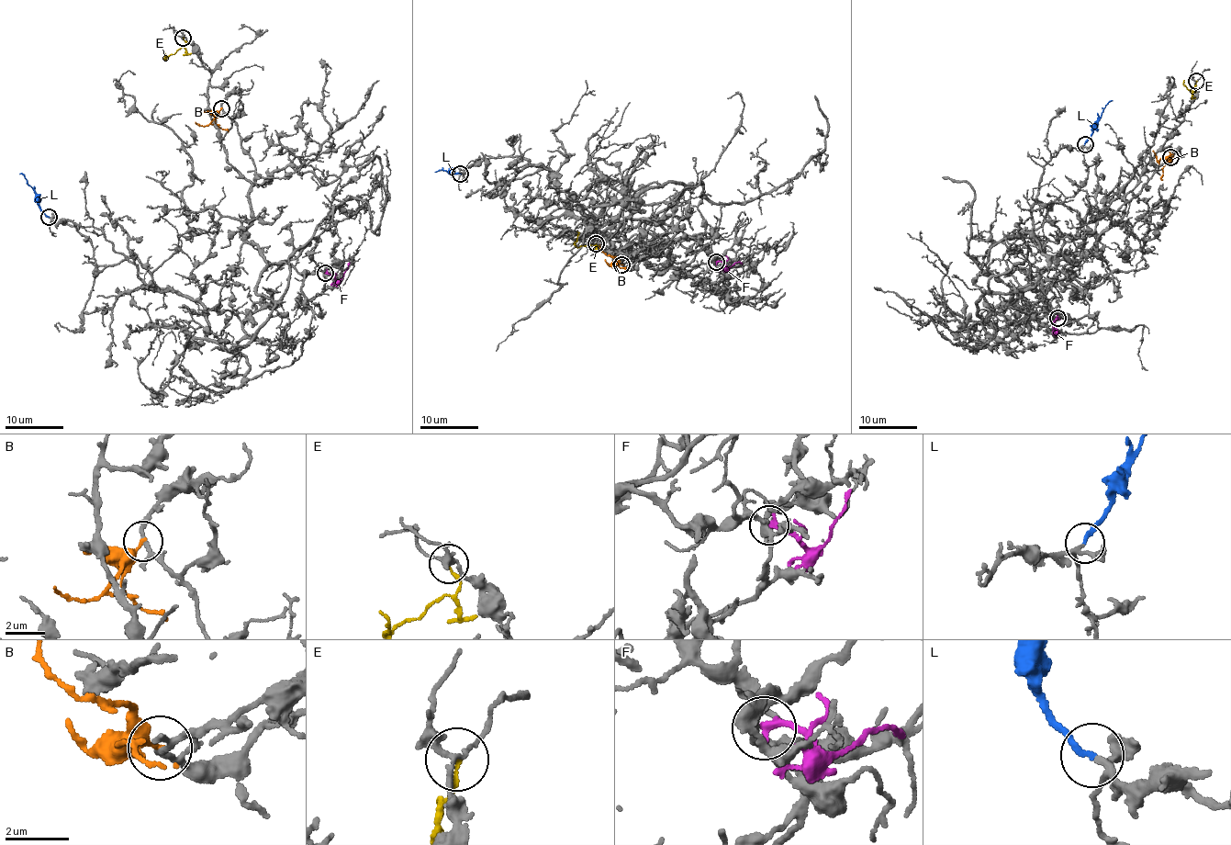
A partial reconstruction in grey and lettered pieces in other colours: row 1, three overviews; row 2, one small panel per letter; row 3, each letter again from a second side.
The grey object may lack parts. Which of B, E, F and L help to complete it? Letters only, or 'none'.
L

